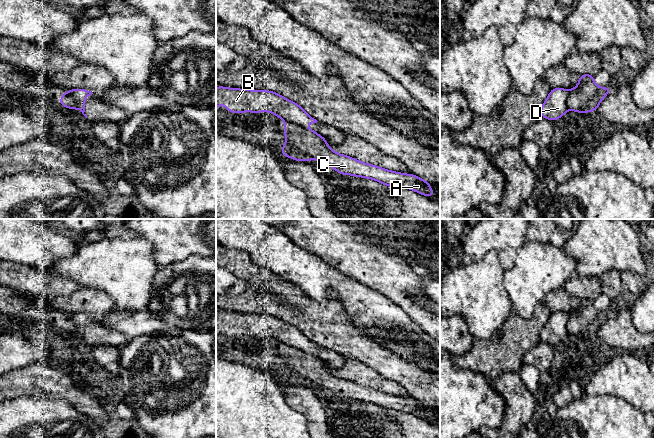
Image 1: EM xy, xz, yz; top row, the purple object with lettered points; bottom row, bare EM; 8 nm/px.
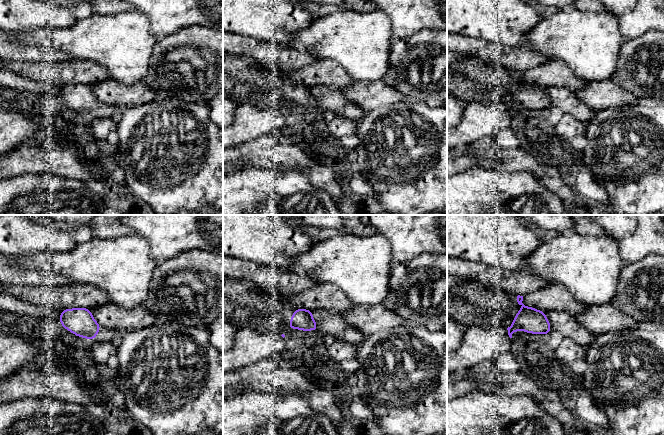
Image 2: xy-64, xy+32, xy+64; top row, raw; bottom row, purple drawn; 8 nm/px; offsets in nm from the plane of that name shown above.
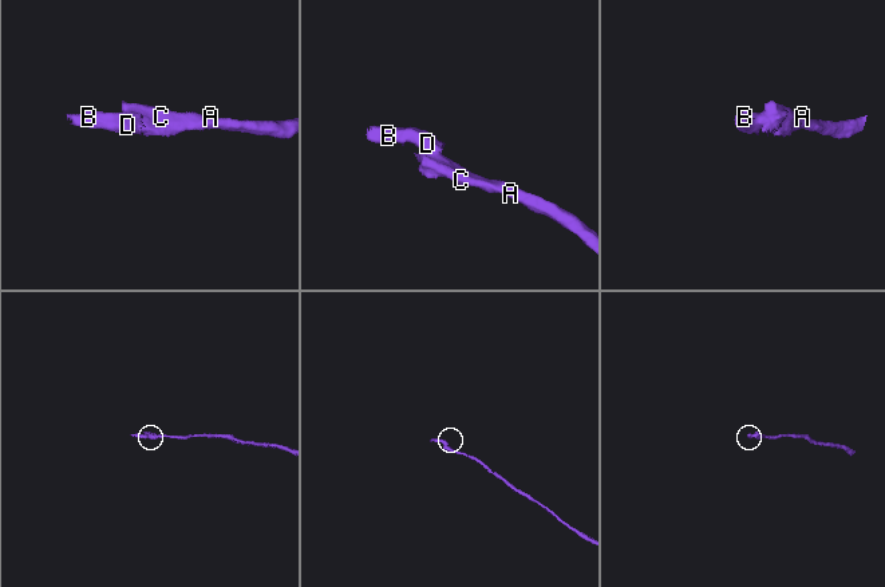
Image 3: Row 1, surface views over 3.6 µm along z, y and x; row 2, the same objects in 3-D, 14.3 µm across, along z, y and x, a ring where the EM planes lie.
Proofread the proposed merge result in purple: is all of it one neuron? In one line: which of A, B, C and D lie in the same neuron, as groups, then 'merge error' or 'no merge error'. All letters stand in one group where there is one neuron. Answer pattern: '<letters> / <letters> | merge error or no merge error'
A C / B D | merge error

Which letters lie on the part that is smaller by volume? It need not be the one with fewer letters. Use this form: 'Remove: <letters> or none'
Remove: B, D

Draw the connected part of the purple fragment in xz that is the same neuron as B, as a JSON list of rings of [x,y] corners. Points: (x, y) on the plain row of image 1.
[[[216,311],[216,334],[218,329],[226,329],[229,337],[261,335],[270,336],[276,341],[306,351],[318,345],[312,342],[299,328],[286,323],[281,318],[270,314],[249,314],[238,312]]]

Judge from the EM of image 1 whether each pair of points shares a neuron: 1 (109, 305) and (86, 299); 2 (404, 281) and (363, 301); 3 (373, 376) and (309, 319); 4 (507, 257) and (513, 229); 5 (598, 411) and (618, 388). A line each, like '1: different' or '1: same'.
1: same
2: different
3: different
4: same
5: different

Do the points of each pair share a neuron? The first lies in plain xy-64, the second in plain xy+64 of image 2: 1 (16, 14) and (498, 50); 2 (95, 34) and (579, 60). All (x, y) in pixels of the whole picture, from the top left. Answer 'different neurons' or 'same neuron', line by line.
1: different neurons
2: same neuron

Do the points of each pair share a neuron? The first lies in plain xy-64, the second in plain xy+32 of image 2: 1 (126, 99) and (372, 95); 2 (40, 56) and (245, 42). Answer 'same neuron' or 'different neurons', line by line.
1: same neuron
2: same neuron

